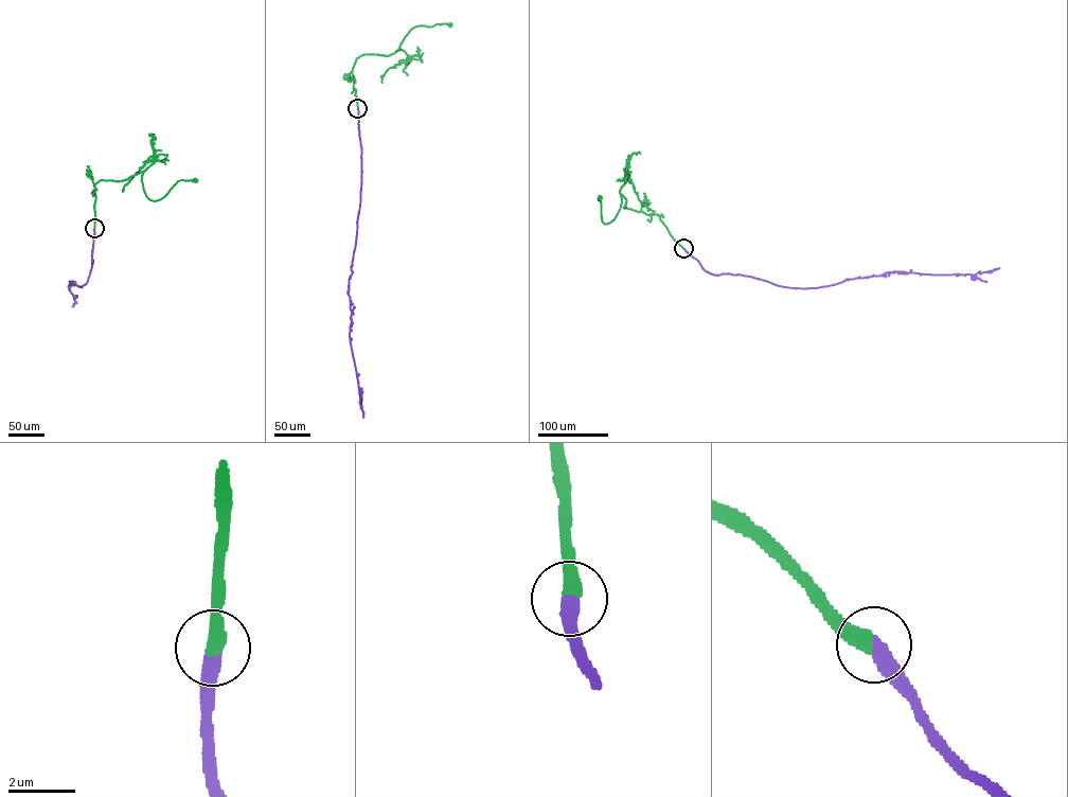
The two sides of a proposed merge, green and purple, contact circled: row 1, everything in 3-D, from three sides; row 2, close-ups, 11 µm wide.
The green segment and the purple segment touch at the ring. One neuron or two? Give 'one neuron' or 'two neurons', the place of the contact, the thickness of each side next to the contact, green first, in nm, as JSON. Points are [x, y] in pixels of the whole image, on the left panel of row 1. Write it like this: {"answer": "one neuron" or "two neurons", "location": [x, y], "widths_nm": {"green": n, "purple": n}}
{"answer": "one neuron", "location": [94, 228], "widths_nm": {"green": 500, "purple": 480}}

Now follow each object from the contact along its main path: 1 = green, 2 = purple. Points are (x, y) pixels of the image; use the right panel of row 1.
1: (683, 248), (659, 216), (624, 208), (626, 199), (621, 194), (617, 215), (603, 223), (600, 197)
2: (683, 248), (712, 273), (740, 275), (793, 287), (817, 288), (888, 272), (975, 275), (999, 268)

